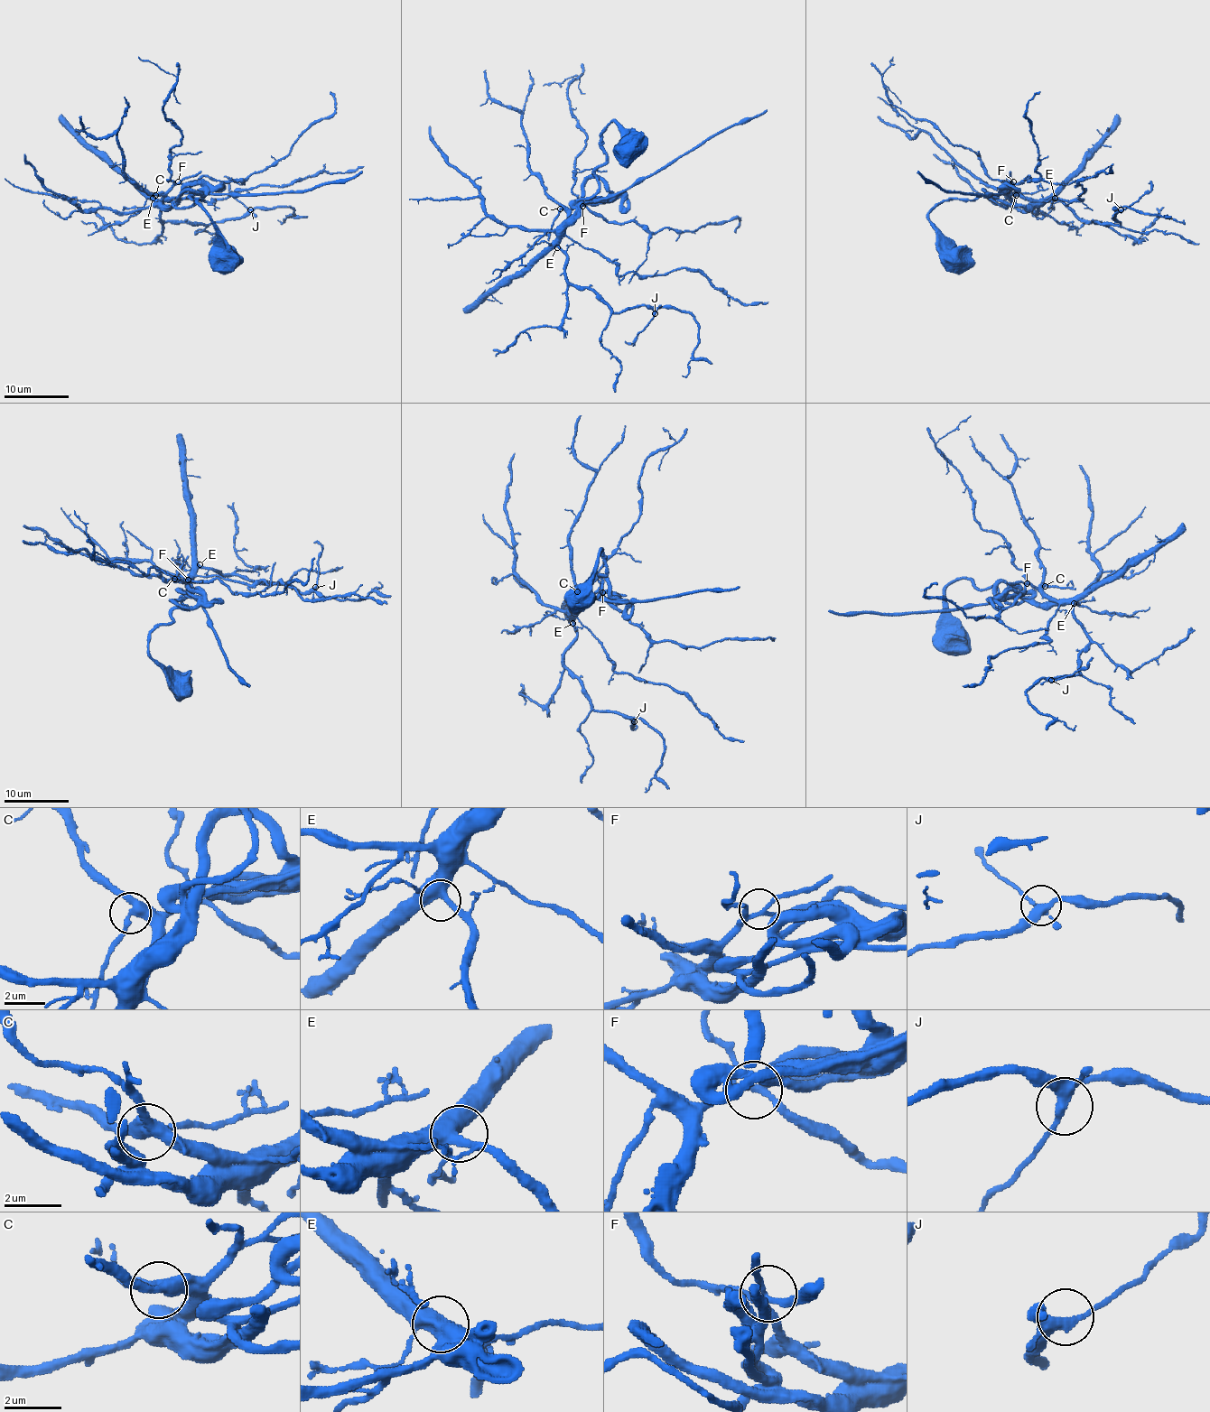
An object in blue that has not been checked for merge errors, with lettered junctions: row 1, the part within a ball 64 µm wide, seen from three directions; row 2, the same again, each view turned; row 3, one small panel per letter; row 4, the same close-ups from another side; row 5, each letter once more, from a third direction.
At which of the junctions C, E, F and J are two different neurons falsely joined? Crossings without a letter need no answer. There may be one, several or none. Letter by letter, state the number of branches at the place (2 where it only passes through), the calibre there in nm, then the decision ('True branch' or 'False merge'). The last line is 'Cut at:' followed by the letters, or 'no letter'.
C: Branches: 3. Thickness 360 nm. True branch
E: Branches: 4. Thickness 400 nm. True branch
F: Branches: 5. Thickness 190 nm. True branch
J: Branches: 4. Thickness 340 nm. True branch
Cut at: no letter

